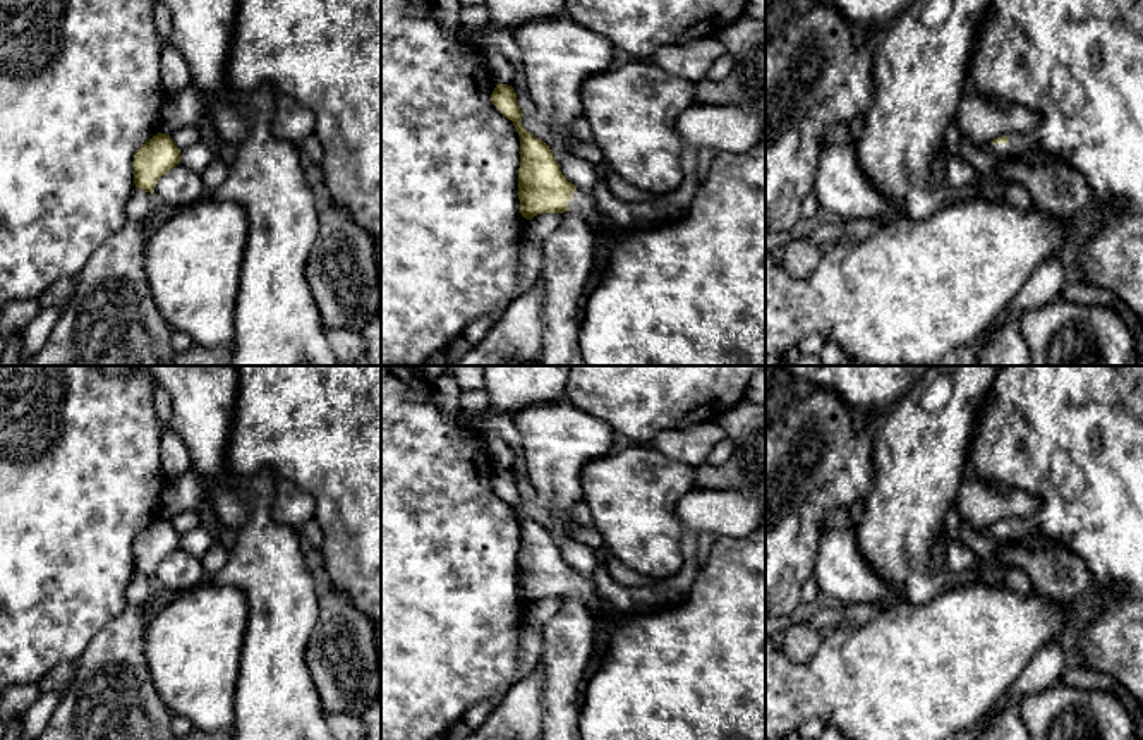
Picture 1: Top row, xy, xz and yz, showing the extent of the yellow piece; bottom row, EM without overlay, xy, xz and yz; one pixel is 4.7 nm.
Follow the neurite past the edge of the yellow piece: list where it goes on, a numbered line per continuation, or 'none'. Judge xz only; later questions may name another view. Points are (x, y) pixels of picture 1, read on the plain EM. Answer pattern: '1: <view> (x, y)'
1: xz (582, 588)

